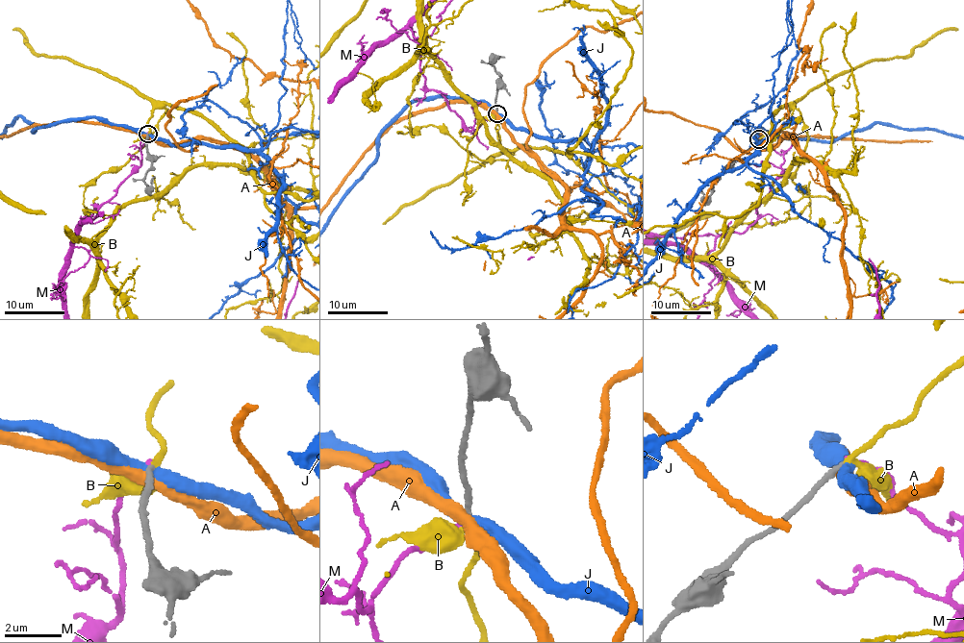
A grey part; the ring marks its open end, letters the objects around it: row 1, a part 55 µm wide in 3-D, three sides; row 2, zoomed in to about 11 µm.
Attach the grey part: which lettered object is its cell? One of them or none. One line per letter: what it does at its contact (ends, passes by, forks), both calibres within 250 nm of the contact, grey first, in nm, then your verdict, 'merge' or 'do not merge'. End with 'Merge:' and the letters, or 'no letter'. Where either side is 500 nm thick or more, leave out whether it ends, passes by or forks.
A: it passes by | 200/400 nm | do not merge
B: it passes by | 180/240 nm | merge
J: it passes by | 190/360 nm | do not merge
M: it ends | 180/160 nm | do not merge
Merge: B

